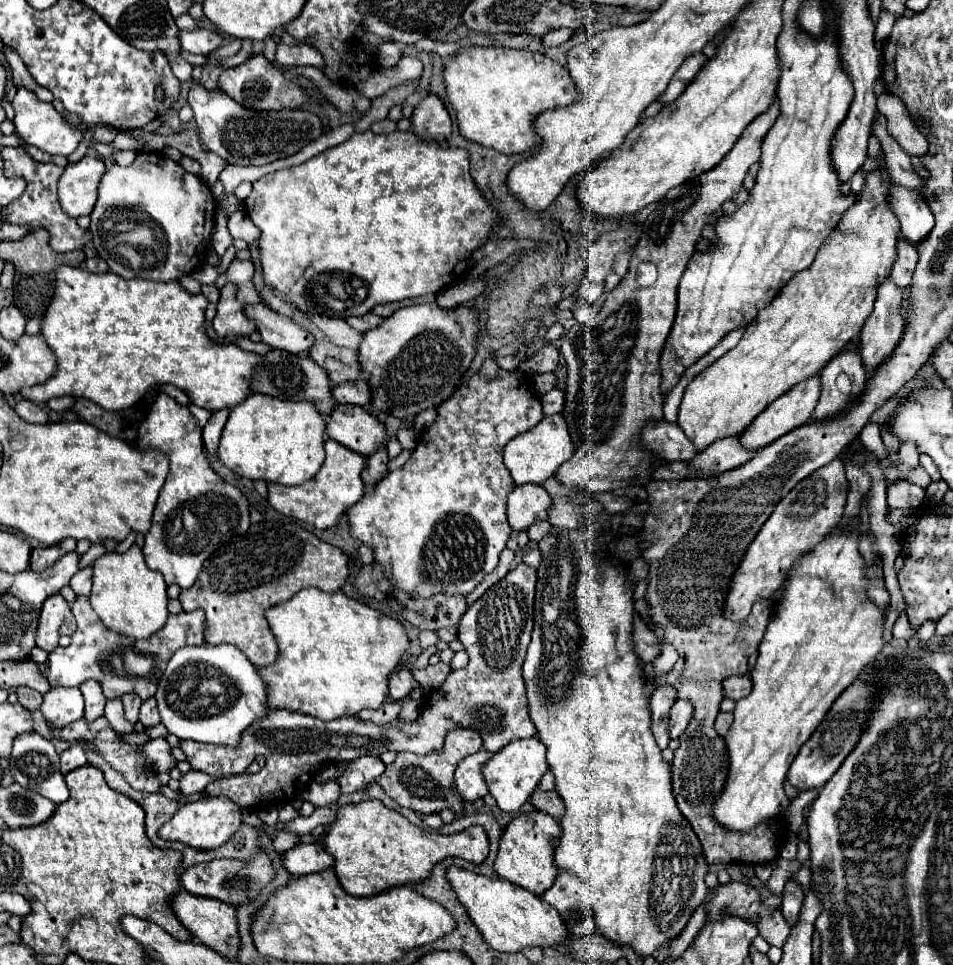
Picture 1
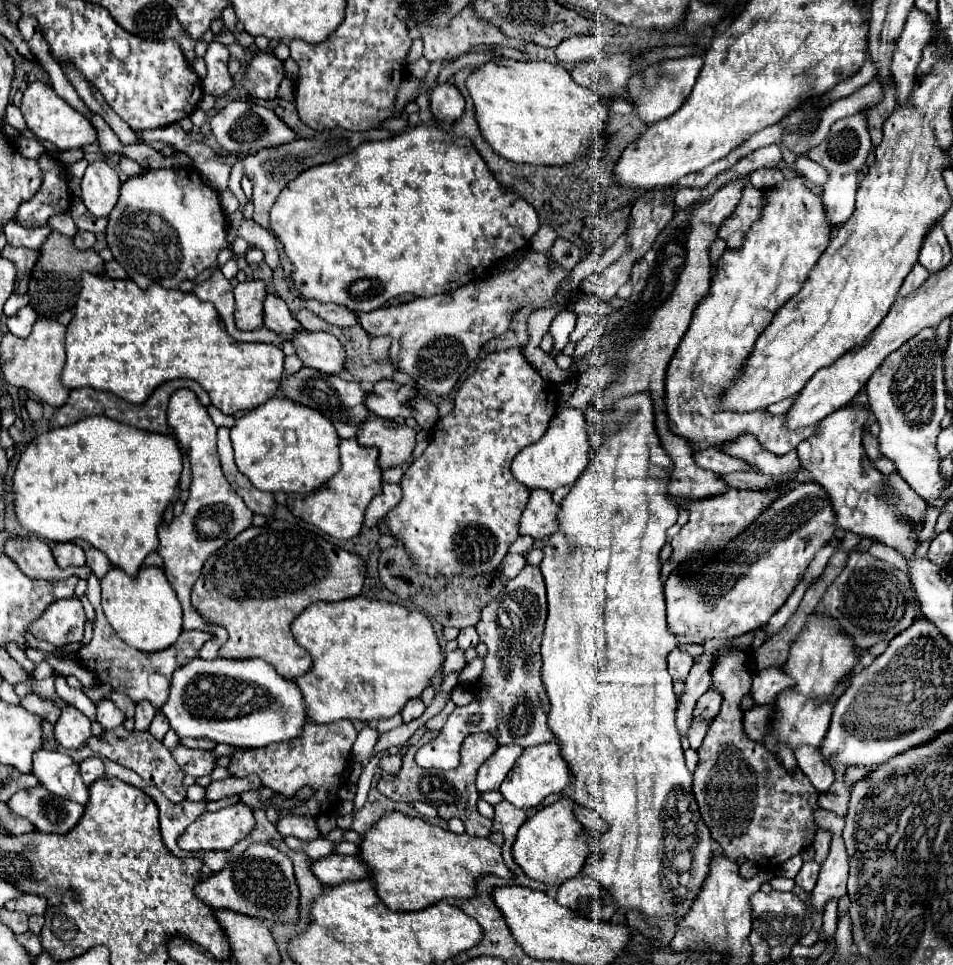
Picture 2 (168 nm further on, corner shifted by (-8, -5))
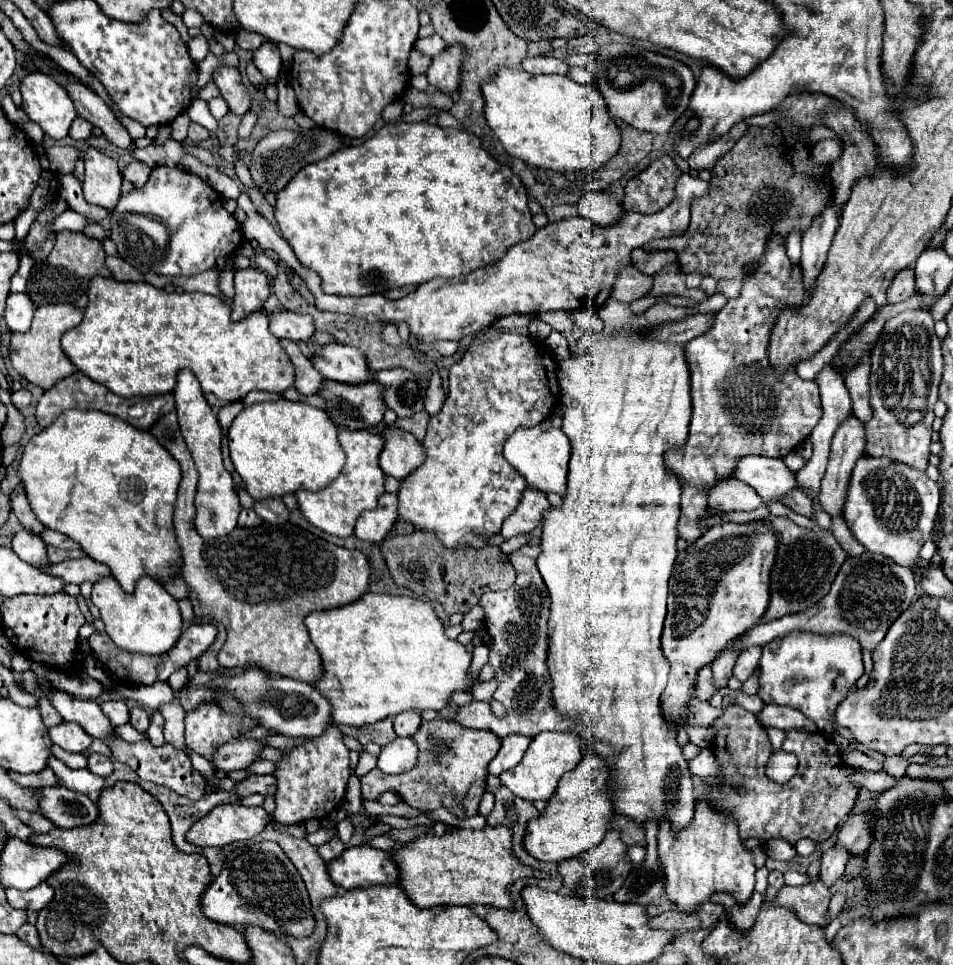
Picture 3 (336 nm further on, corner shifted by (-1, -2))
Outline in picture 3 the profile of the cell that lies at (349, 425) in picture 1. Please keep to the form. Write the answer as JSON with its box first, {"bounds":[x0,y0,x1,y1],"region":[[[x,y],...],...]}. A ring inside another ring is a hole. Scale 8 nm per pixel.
{"bounds":[379,426,425,480],"region":[[[385,426],[383,438],[385,446],[379,456],[379,466],[381,470],[385,470],[385,474],[403,480],[423,462],[425,452],[421,450],[421,444],[411,432],[405,434],[405,430],[397,426]]]}

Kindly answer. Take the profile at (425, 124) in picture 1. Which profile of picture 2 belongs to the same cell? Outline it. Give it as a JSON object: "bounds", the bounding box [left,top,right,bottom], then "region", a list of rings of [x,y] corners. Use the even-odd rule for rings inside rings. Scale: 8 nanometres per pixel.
{"bounds":[430,81,464,121],"region":[[[446,81],[446,83],[438,83],[430,91],[430,105],[436,119],[456,121],[464,111],[464,97],[454,83]]]}

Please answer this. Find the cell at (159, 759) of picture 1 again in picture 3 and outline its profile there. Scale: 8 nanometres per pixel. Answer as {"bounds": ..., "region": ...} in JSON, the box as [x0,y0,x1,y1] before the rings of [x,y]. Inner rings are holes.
{"bounds":[211,740,261,770],"region":[[[229,740],[225,746],[219,746],[213,756],[211,756],[211,766],[215,770],[243,770],[245,766],[249,766],[257,752],[261,750],[261,742],[259,740]]]}

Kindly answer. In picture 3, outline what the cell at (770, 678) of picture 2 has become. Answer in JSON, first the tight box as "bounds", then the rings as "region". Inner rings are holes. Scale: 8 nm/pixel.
{"bounds":[757,634,863,734],"region":[[[791,634],[789,638],[775,638],[769,646],[763,646],[761,656],[761,678],[759,678],[759,692],[757,696],[765,704],[775,706],[791,706],[801,710],[809,720],[813,720],[819,728],[819,734],[833,732],[833,712],[837,704],[845,698],[851,686],[863,674],[861,662],[861,646],[853,642],[853,638],[825,638],[823,644],[815,646],[799,646],[807,654],[805,658],[793,658]]]}

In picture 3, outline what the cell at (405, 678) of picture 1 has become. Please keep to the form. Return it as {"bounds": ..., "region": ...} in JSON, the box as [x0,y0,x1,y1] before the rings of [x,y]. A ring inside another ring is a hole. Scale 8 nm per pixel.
{"bounds":[393,710,421,736],"region":[[[403,710],[393,718],[393,724],[397,736],[413,736],[421,724],[421,716],[417,710]]]}

